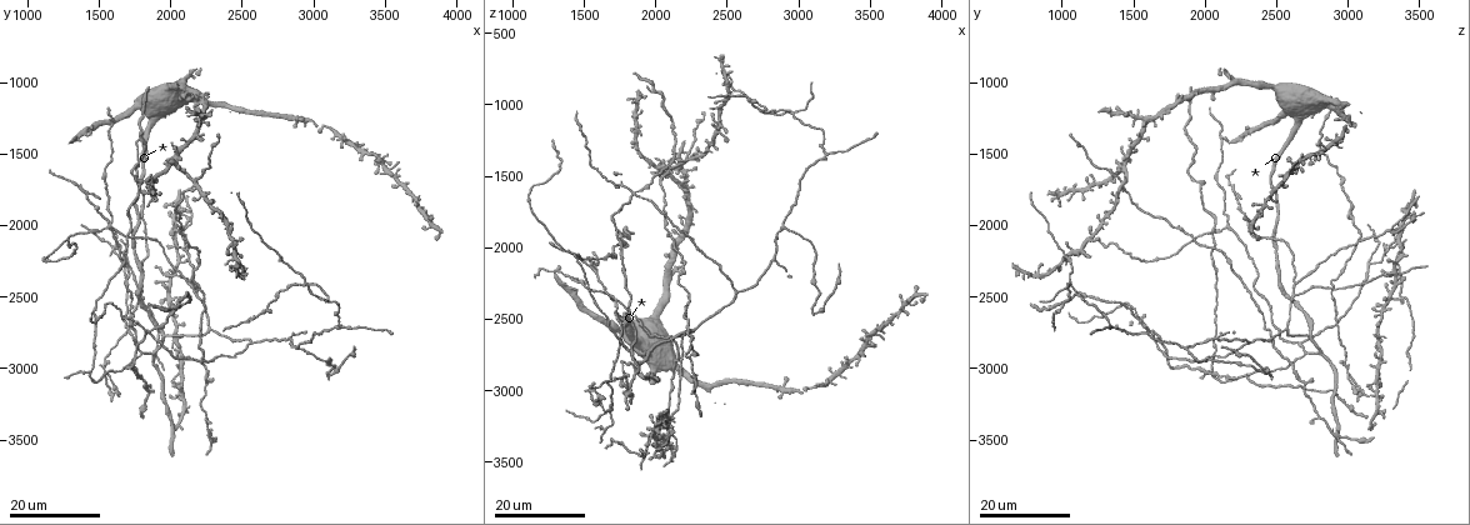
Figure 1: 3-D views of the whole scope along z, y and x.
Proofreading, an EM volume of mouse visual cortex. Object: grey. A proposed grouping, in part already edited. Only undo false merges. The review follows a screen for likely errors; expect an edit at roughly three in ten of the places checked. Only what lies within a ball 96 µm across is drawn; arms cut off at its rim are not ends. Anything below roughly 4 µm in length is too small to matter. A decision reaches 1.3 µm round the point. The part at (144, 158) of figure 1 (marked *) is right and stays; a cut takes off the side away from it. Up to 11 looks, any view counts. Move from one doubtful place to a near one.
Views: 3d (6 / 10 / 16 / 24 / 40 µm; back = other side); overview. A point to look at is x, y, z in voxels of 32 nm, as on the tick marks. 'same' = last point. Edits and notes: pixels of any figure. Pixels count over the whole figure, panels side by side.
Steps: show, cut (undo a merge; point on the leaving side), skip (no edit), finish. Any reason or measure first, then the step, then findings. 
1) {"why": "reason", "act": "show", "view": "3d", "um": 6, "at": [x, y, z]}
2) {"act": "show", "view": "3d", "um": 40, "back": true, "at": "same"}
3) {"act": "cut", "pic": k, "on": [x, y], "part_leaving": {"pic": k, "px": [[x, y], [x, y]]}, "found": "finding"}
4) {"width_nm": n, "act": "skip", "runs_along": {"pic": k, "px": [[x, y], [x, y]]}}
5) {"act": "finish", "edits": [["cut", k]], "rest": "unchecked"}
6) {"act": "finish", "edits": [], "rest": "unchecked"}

{"why": "two arms in line, one across", "act": "show", "view": "3d", "um": 16, "at": [2200, 1740, 1400]}

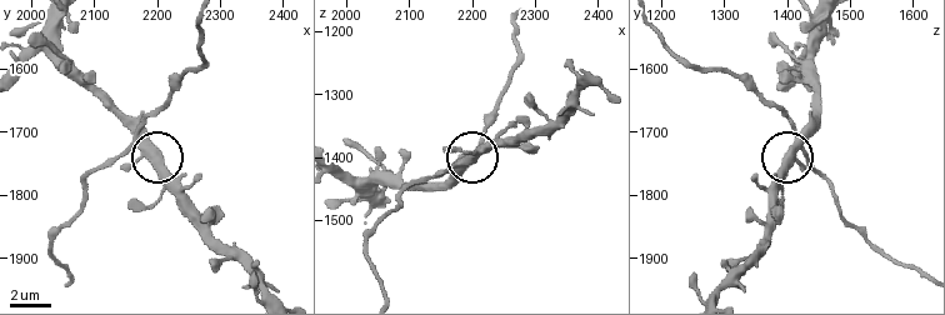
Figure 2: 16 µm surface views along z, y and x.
{"why": "closer look", "act": "show", "view": "3d", "um": 10, "at": [2185, 1740, 1410]}

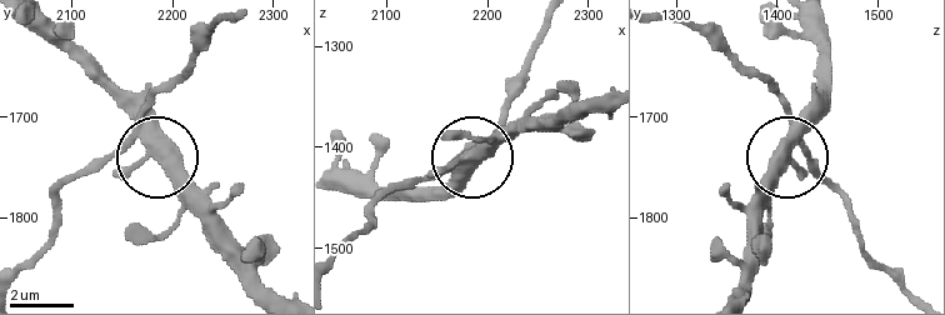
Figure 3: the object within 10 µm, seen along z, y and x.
{"act": "show", "view": "3d", "um": 10, "back": true, "at": [2184, 1736, 1410]}

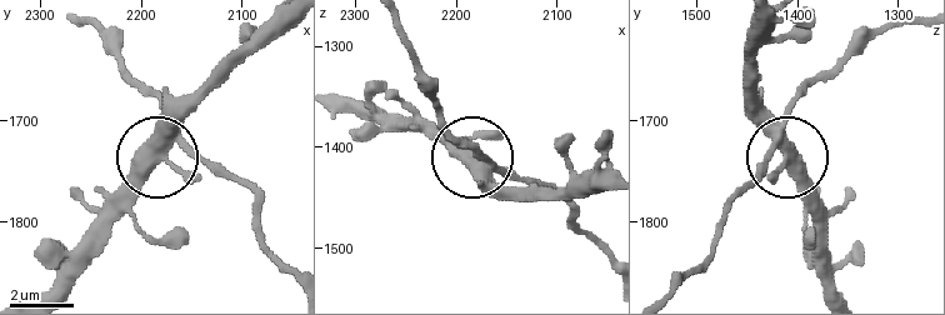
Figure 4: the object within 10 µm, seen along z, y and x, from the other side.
{"act": "skip", "runs_along": {"pic": 4, "px": [[274, 24], [194, 105], [169, 153], [108, 215]]}, "found": "all the same neuron"}

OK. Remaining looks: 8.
{"why": "branch point", "act": "show", "view": "3d", "um": 16, "at": [1960, 2780, 2700]}

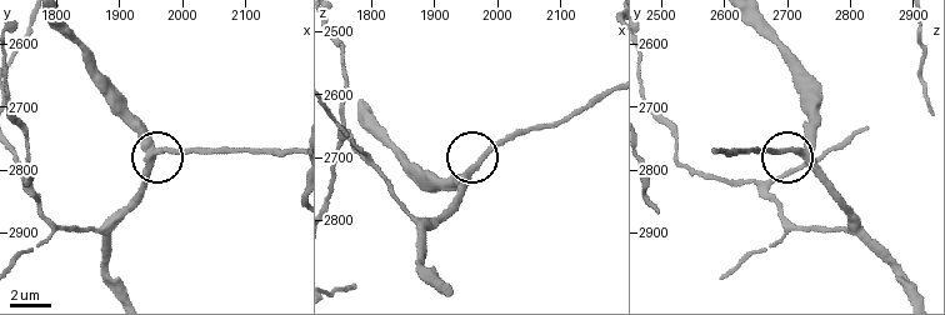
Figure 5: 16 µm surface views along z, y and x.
{"why": "zoom in", "act": "show", "view": "3d", "um": 6, "at": [1965, 2775, 2715]}

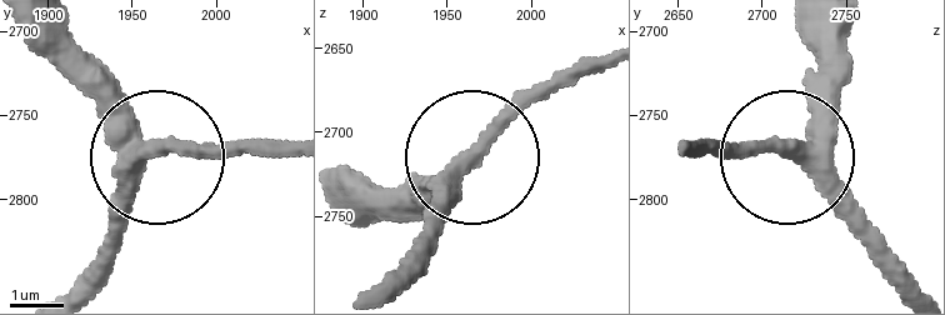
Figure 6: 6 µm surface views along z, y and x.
{"arms": 3, "act": "skip", "found": "all the same neuron"}

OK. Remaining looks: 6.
{"why": "looks like a crossing", "act": "show", "view": "3d", "um": 16, "at": [2020, 2360, 3260]}

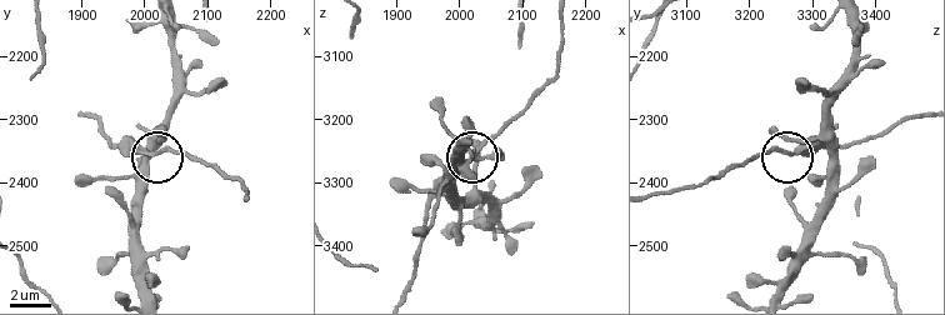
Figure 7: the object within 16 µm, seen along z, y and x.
{"why": "zoom in", "act": "show", "view": "3d", "um": 10, "at": [2030, 2345, 3245]}

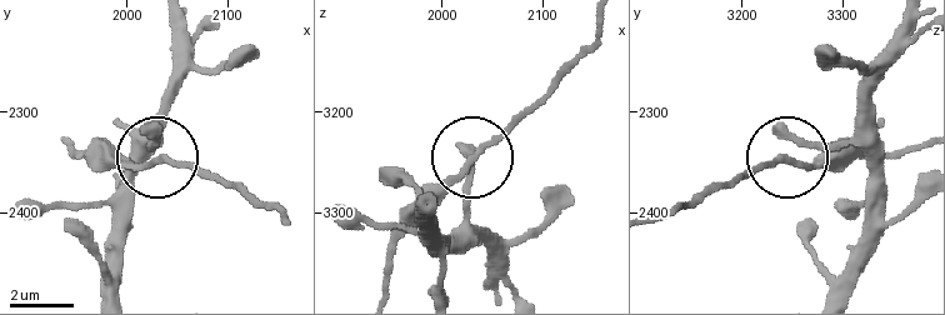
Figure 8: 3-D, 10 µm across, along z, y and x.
{"why": "from behind", "act": "show", "view": "3d", "um": 10, "back": true, "at": [2034, 2342, 3244]}

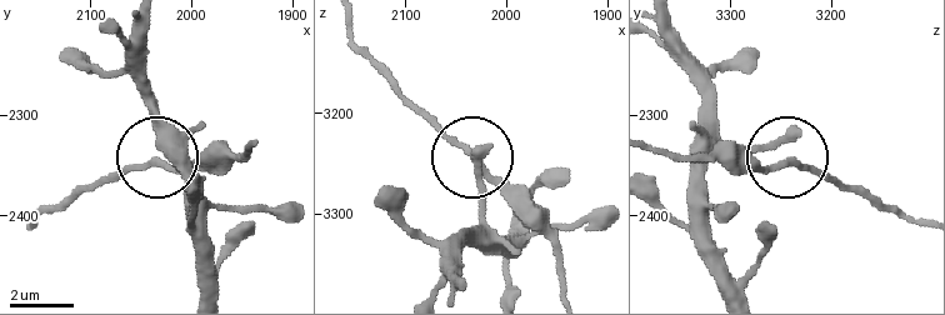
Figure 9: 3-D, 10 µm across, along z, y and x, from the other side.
{"side_arm_um": 12, "act": "skip", "runs_along": {"pic": 9, "px": [[34, 228], [36, 216], [155, 160], [216, 171]]}, "found": "continuous, no second neuron"}

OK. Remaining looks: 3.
{"why": "small branch off a trunk", "act": "show", "view": "3d", "um": 16, "at": [2840, 2800, 2100]}

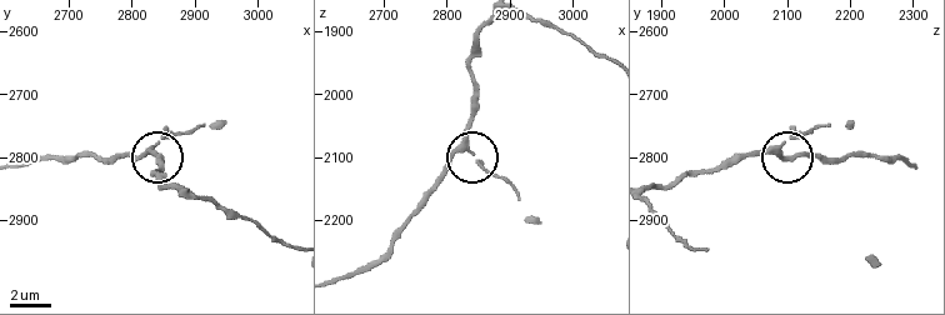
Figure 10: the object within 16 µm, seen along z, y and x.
{"act": "show", "view": "3d", "um": 10, "at": [2830, 2790, 2085]}

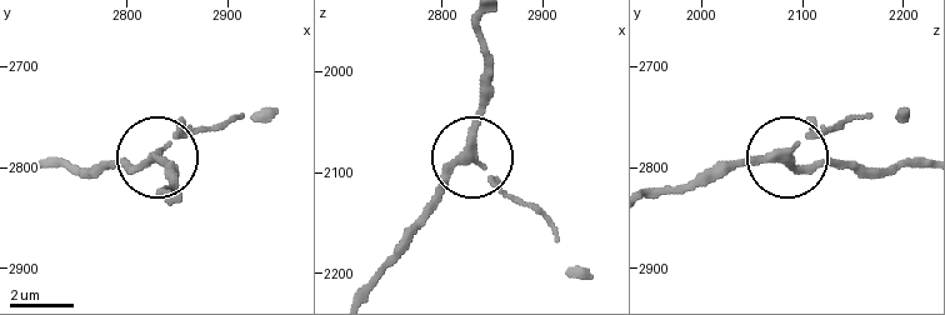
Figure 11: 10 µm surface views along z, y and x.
{"arms": 3, "act": "skip", "runs_along": {"pic": 11, "px": [[365, 288], [446, 174], [461, 164], [478, 166], [531, 211]]}, "found": "all the same neuron"}

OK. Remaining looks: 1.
{"act": "finish", "edits": [], "rest": "unchecked"}

